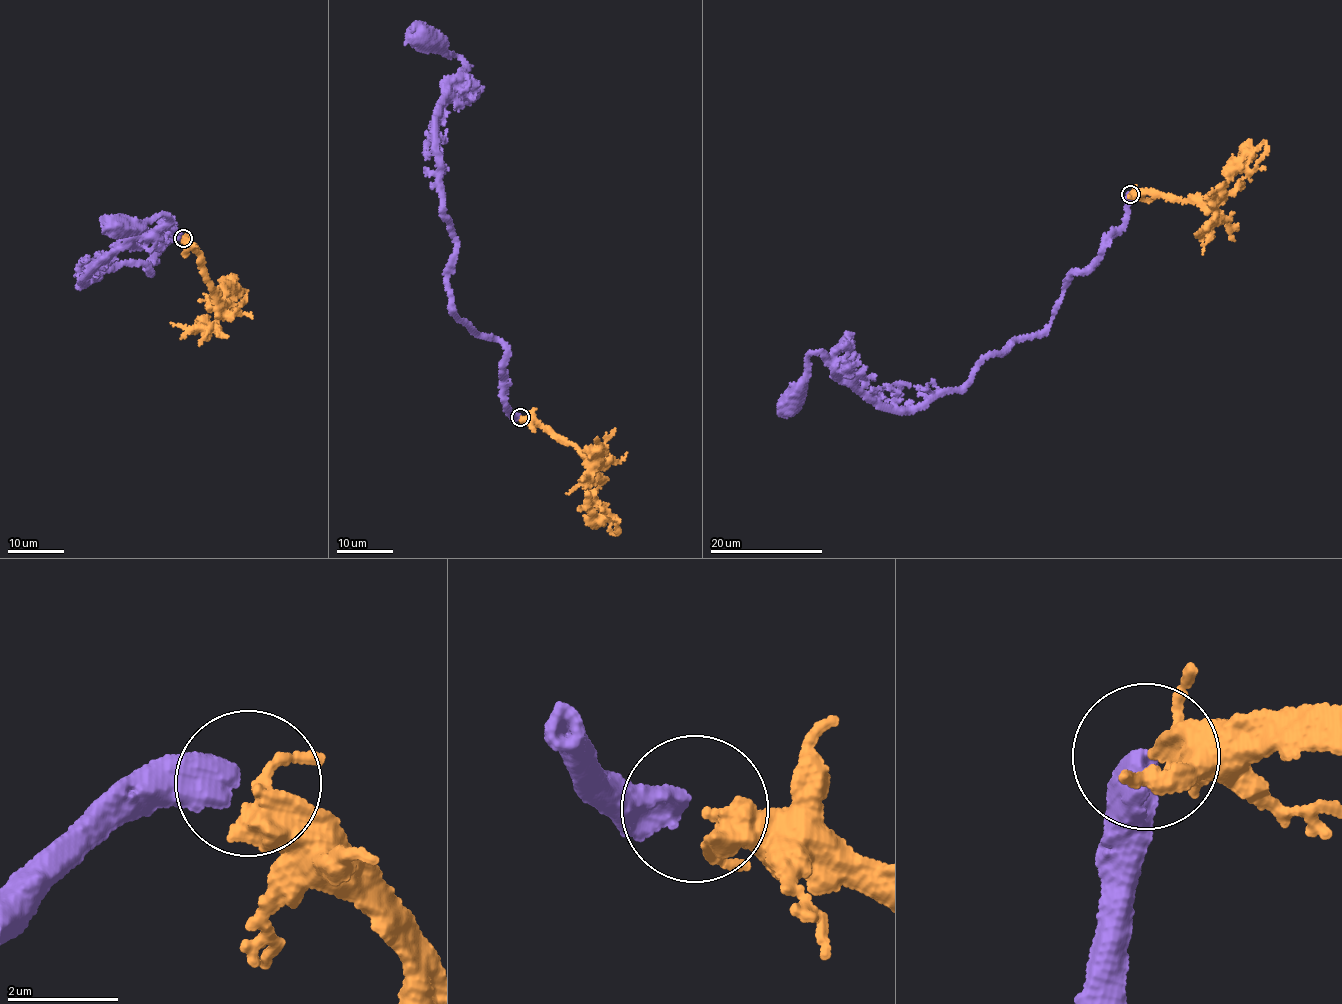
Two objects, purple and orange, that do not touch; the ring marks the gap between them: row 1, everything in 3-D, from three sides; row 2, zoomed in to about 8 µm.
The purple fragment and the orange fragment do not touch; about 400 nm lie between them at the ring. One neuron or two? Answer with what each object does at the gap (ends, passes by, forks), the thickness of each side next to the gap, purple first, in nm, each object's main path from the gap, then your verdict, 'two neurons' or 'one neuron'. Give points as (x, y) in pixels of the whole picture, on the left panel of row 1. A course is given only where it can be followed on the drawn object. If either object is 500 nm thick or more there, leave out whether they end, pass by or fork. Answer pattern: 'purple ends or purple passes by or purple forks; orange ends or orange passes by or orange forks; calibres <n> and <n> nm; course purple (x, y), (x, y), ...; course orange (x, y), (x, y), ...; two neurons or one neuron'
calibres 500 and 400 nm; course purple (182, 237), (151, 271), (120, 262), (81, 284), (102, 257), (169, 220), (117, 226); course orange (184, 238), (197, 249), (221, 304), (225, 303), (223, 294), (231, 305), (236, 306), (246, 297); one neuron

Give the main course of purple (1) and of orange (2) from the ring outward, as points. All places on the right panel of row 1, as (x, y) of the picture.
1: (1129, 195), (1049, 327), (957, 389), (903, 409), (816, 354), (793, 399)
2: (1130, 194), (1146, 189), (1186, 200), (1211, 197), (1228, 182), (1228, 176), (1233, 171), (1251, 170), (1268, 145)

